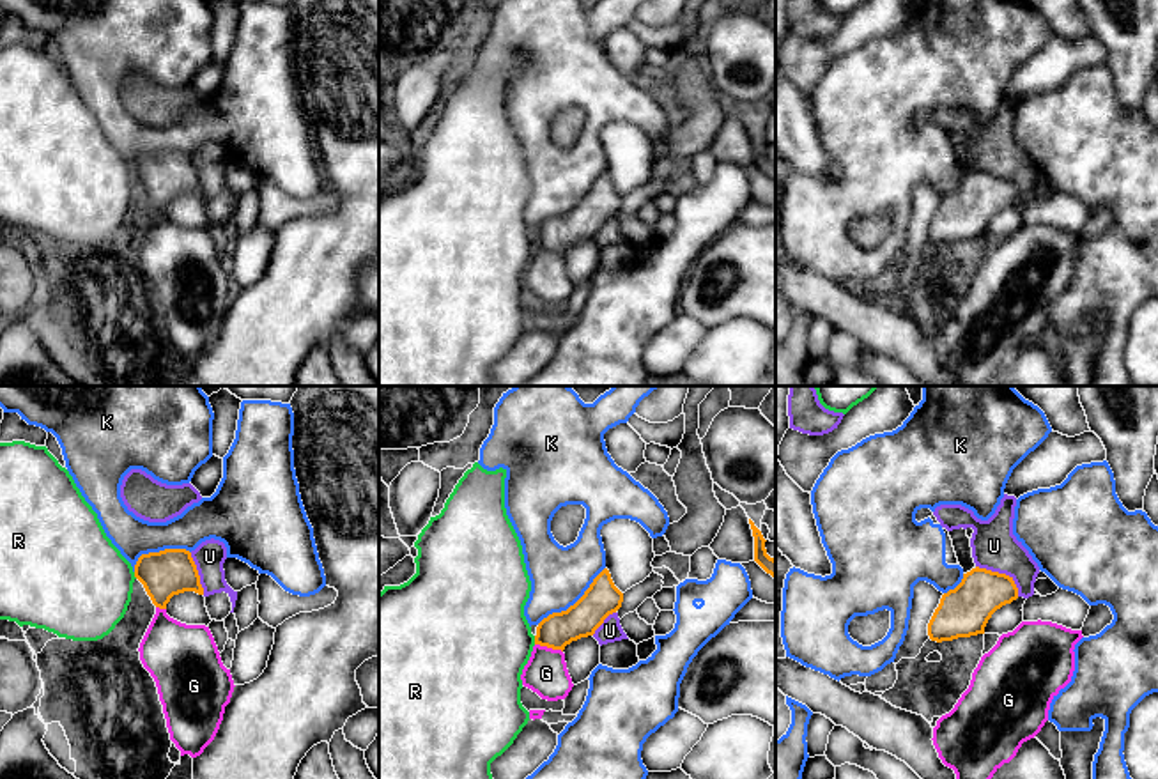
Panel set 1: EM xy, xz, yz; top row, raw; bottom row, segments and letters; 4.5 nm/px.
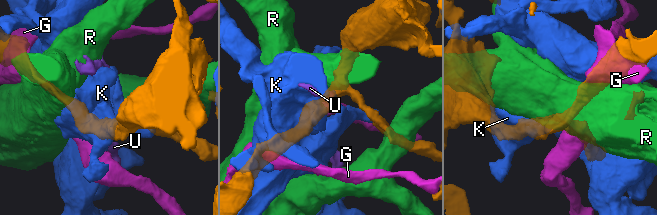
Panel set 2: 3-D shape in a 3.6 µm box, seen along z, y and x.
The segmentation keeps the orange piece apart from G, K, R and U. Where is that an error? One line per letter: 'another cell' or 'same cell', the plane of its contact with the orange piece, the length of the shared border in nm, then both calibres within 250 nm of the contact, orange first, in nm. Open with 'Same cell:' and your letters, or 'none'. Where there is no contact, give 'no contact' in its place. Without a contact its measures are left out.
Same cell: none
G: another cell; meets orange in xz; contact 130 nm long; 160 nm thick on the orange side, 200 nm on the other
K: another cell; meets orange in xz; contact 400 nm long; 160 nm thick on the orange side, 260 nm on the other
R: another cell; meets orange in xz; contact 40 nm long; 160 nm thick on the orange side, 460 nm on the other
U: another cell; meets orange in yz; contact 240 nm long; 220 nm thick on the orange side, 200 nm on the other

